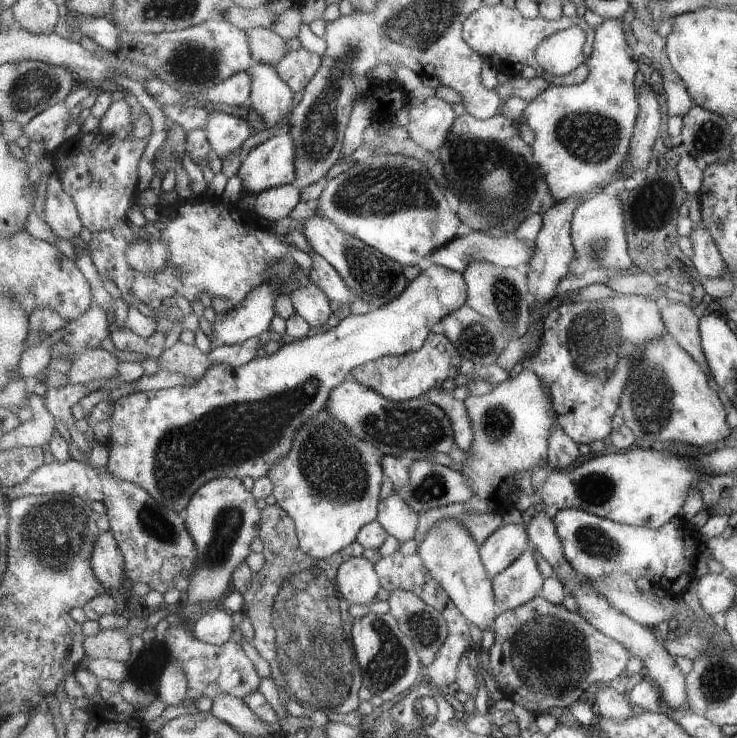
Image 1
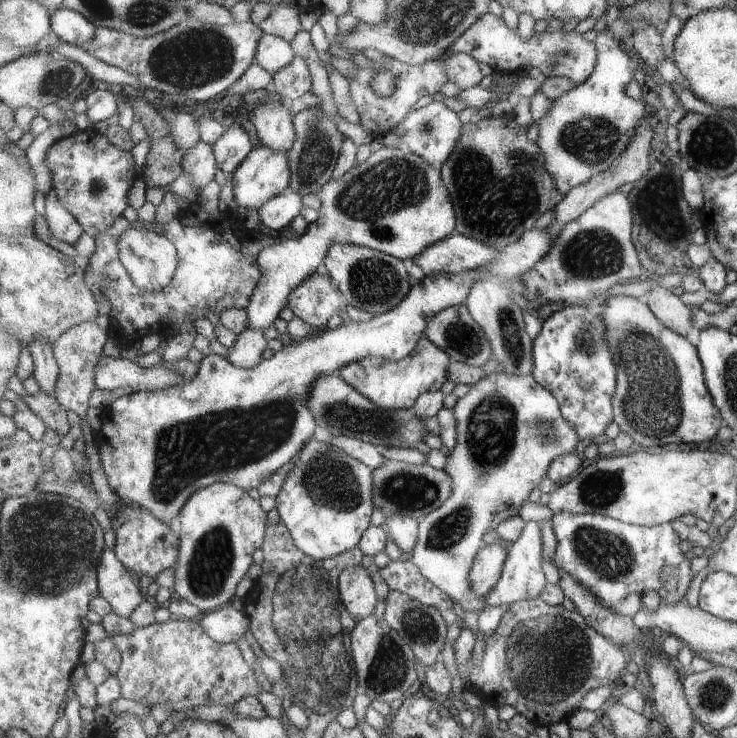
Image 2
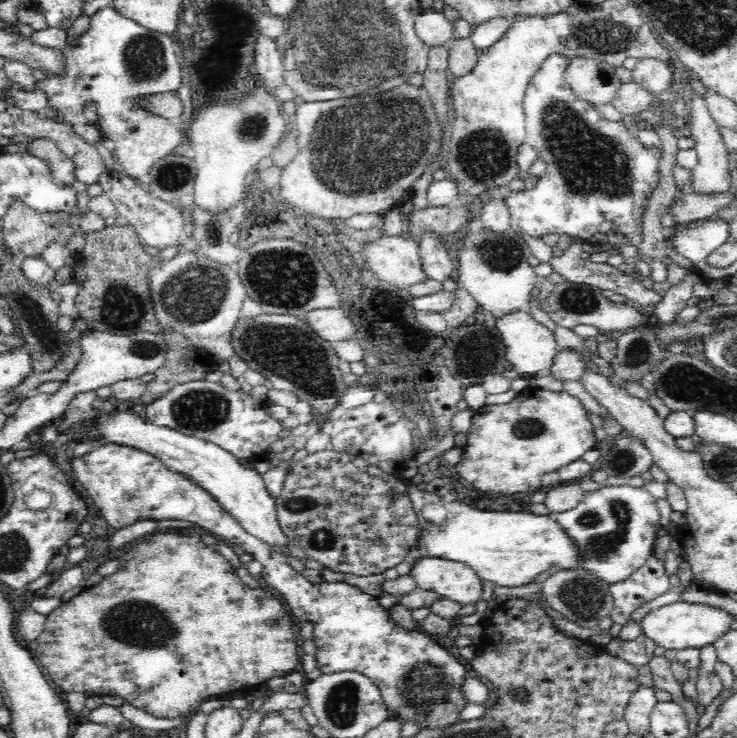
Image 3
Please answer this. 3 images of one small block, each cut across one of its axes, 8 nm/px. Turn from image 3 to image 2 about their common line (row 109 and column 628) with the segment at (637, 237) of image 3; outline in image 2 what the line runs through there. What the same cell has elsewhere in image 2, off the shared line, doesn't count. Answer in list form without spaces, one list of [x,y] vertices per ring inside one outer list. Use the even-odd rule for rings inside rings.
[[[556,512],[552,518],[557,548],[553,561],[559,570],[565,570],[571,574],[575,580],[579,580],[583,586],[587,586],[595,596],[599,596],[603,602],[610,607],[617,607],[627,596],[636,592],[644,594],[654,591],[659,595],[660,602],[663,604],[677,604],[685,598],[689,584],[693,582],[693,570],[691,570],[690,555],[681,550],[681,538],[675,532],[672,524],[661,524],[653,527],[632,525],[621,522],[616,518],[601,514],[591,513],[568,513]],[[671,564],[679,568],[679,588],[675,594],[669,594],[662,588],[661,570]]]

